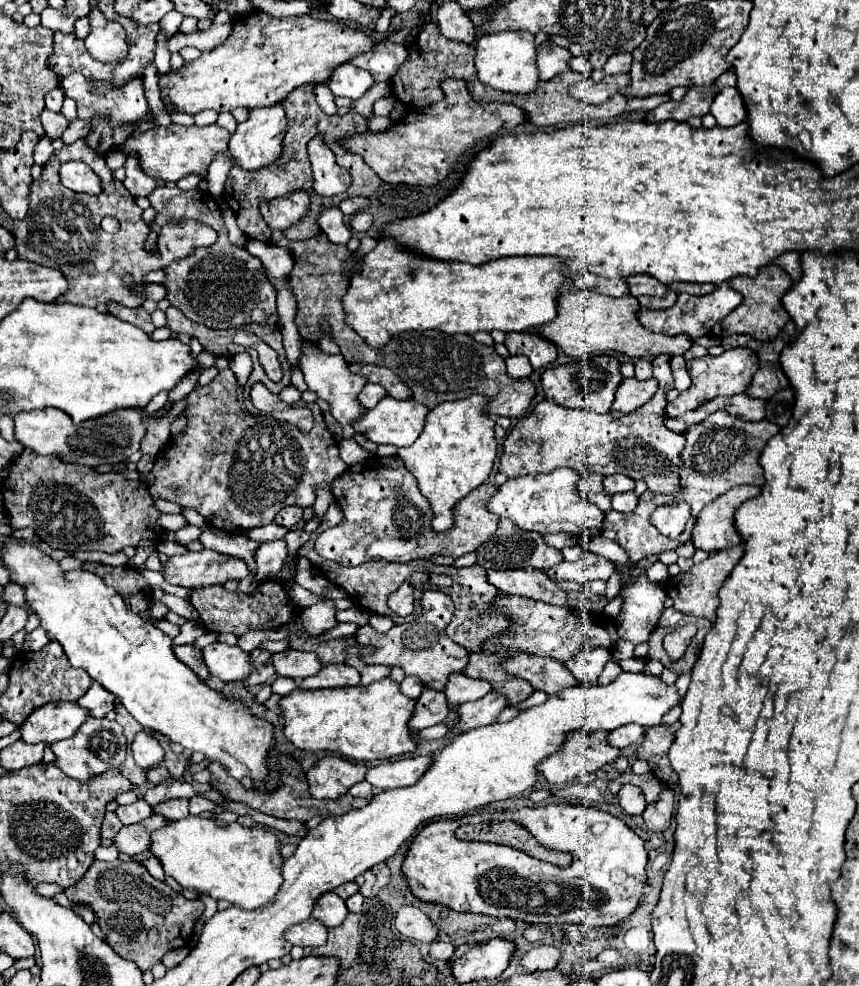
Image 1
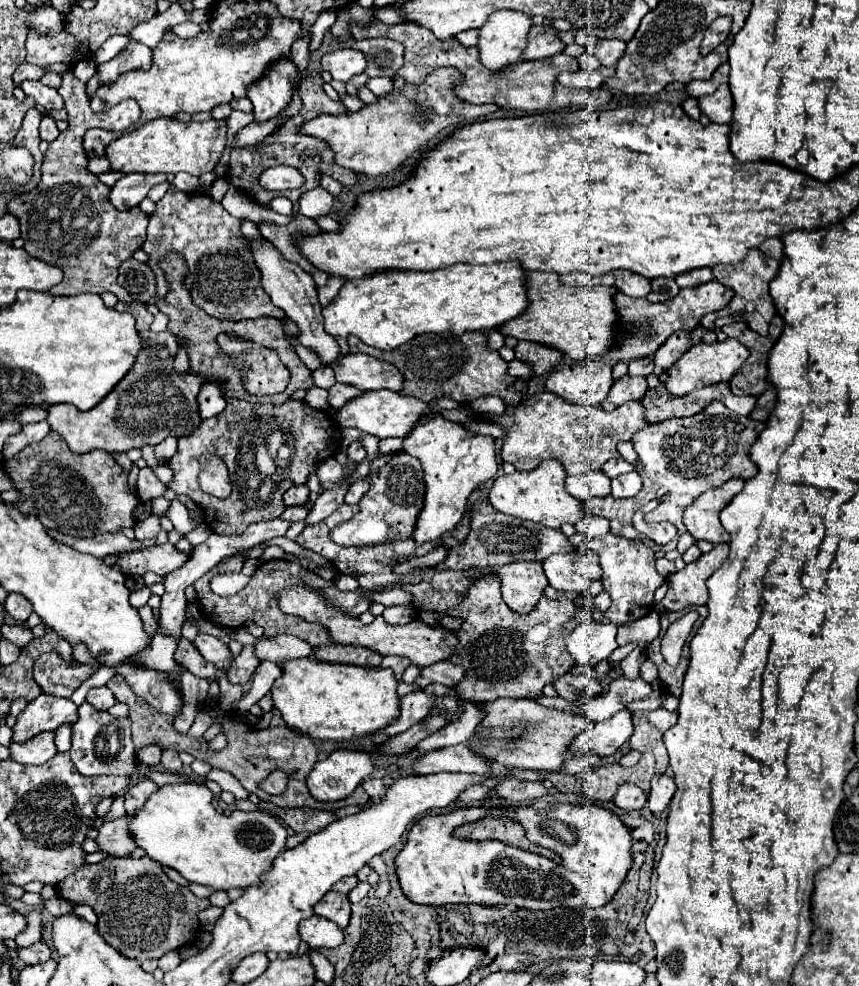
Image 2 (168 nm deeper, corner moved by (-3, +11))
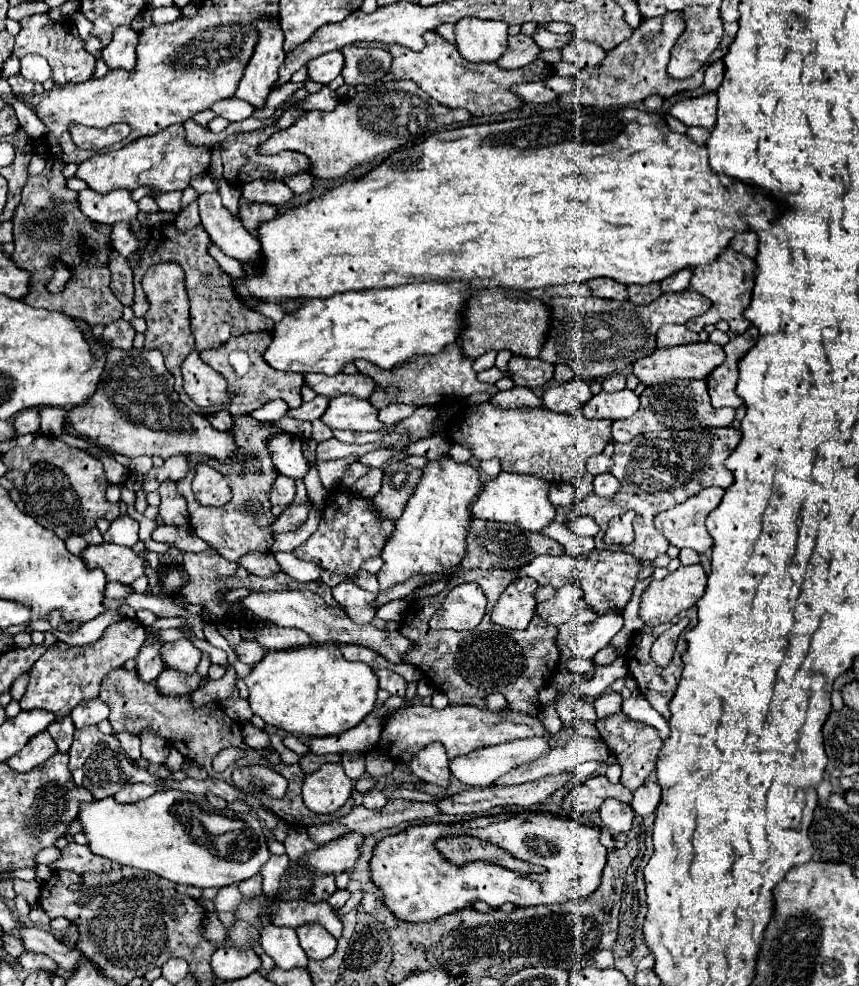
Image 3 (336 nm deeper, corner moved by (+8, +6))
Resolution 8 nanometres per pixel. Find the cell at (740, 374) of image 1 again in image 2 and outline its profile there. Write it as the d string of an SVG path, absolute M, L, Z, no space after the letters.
M727 339L727 341L717 341L717 343L697 343L693 345L687 353L683 353L669 369L667 369L667 381L665 381L665 387L671 395L679 397L679 395L685 395L687 391L693 391L693 389L699 389L699 387L705 387L705 385L713 385L713 383L719 383L719 381L729 381L731 375L735 375L735 371L743 365L743 361L747 359L749 351L735 339Z

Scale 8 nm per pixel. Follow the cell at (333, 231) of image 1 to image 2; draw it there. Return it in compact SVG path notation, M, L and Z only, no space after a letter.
M317 187L317 189L311 189L307 193L303 193L299 197L299 211L311 219L315 217L321 217L321 215L327 215L331 205L333 205L333 195L327 193L325 189Z

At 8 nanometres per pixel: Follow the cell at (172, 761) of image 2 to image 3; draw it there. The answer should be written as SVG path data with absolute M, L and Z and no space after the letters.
M142 732L140 740L142 740L142 758L146 758L150 764L162 766L170 752L168 742L156 734L150 734L150 732Z

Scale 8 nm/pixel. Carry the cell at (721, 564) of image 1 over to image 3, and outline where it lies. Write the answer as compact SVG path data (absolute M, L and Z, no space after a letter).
M692 564L692 566L680 566L674 574L668 574L662 580L652 580L650 586L646 588L646 592L642 594L642 600L640 600L640 618L648 626L672 622L680 612L692 608L698 602L698 598L704 594L706 578L708 576L706 576L704 566Z

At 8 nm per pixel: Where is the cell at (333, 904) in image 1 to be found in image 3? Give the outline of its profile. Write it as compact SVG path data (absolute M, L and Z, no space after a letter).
M308 900L282 902L276 906L272 922L276 926L290 926L290 928L316 922L322 924L336 938L340 938L342 934L342 920L328 902L308 902Z

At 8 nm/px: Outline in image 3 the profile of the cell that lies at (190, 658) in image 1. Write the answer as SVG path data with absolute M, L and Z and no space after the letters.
M164 668L156 680L156 686L164 694L192 694L200 682L202 678L198 674L172 672L172 668Z

